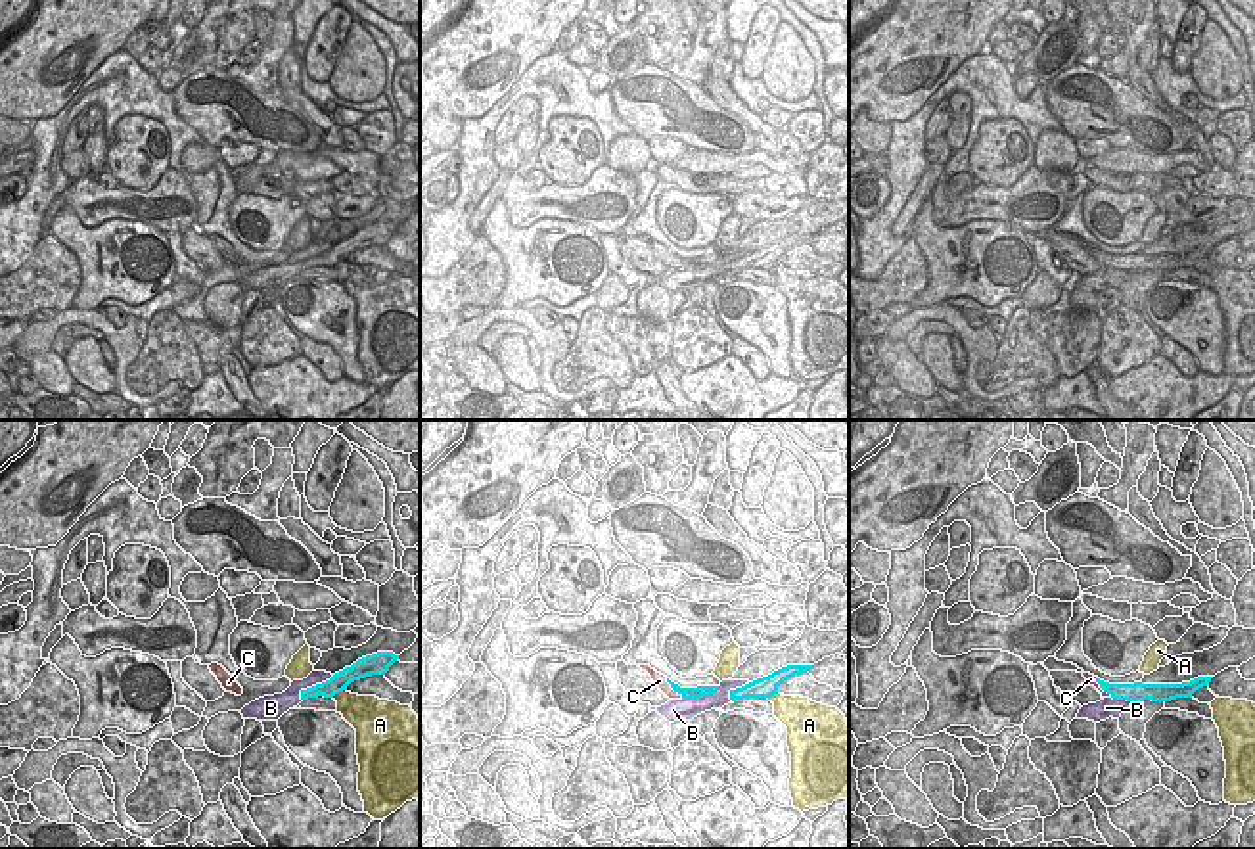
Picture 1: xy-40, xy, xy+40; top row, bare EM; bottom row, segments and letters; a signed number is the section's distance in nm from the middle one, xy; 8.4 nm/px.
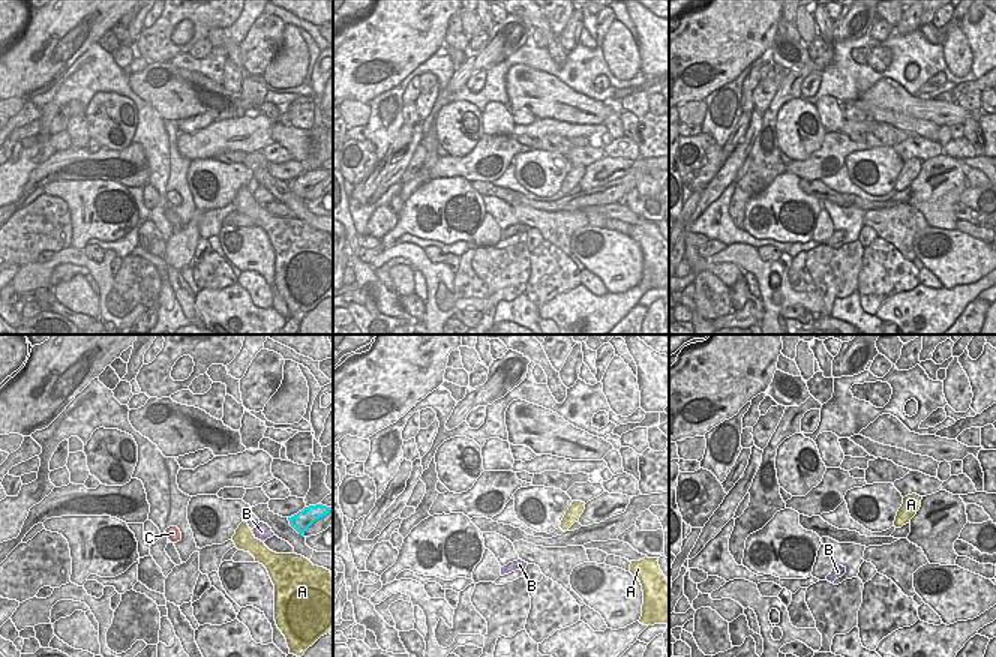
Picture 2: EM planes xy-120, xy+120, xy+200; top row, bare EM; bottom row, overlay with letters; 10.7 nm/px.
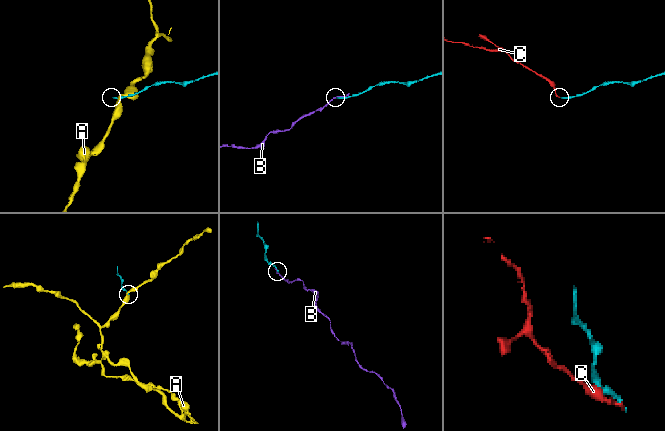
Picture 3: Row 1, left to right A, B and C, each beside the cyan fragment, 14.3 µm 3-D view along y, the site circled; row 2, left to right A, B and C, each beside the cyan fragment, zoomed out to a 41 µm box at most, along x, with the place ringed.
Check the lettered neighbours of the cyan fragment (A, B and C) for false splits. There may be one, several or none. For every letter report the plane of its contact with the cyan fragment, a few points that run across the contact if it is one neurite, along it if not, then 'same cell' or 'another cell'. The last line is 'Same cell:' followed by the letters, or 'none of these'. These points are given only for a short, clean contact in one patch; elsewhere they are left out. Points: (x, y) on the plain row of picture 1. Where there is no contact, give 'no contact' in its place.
A: meets cyan in xy-40; line xy-40 (345, 259), (332, 267); another cell
B: meets cyan in xy-40; same cell
C: meets cyan in xy; line xy (665, 250), (683, 269); another cell
Same cell: B

